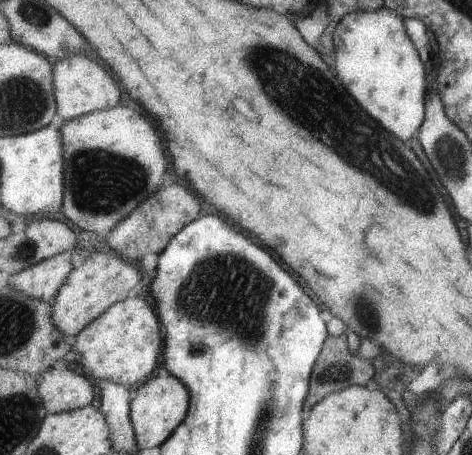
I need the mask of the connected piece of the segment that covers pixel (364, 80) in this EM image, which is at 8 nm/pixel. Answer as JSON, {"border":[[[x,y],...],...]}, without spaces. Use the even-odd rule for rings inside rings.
{"border":[[[387,7],[379,10],[356,10],[346,14],[335,28],[336,71],[339,70],[341,80],[347,84],[349,92],[359,100],[359,104],[371,112],[382,126],[391,134],[397,134],[401,140],[411,140],[419,131],[426,118],[426,102],[428,96],[428,72],[426,63],[421,60],[417,46],[409,36],[405,19],[397,16]]]}

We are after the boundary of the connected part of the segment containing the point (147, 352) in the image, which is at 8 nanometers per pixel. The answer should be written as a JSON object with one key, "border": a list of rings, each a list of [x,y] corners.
{"border":[[[131,295],[106,309],[76,336],[72,357],[80,361],[94,381],[108,380],[131,388],[155,370],[159,353],[164,352],[165,330],[158,312],[149,303]]]}

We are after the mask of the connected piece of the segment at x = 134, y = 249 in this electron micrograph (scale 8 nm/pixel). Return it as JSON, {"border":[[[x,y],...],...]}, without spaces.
{"border":[[[165,182],[155,194],[151,194],[139,208],[135,208],[123,222],[105,237],[109,247],[128,261],[137,264],[143,256],[154,252],[160,255],[169,246],[170,240],[188,224],[201,216],[201,202],[193,188]]]}

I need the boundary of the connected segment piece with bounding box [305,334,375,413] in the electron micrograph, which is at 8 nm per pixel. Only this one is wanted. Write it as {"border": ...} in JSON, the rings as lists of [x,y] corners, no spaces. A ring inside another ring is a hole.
{"border":[[[347,334],[341,336],[328,336],[325,346],[321,352],[323,356],[319,356],[319,364],[315,364],[315,372],[313,372],[313,378],[311,378],[311,384],[309,388],[309,395],[307,396],[306,404],[307,410],[305,412],[311,412],[314,406],[317,406],[326,396],[333,394],[334,392],[349,388],[353,385],[367,386],[367,382],[375,376],[375,366],[373,362],[361,358],[361,356],[353,356],[349,352],[349,346],[347,346]]]}

